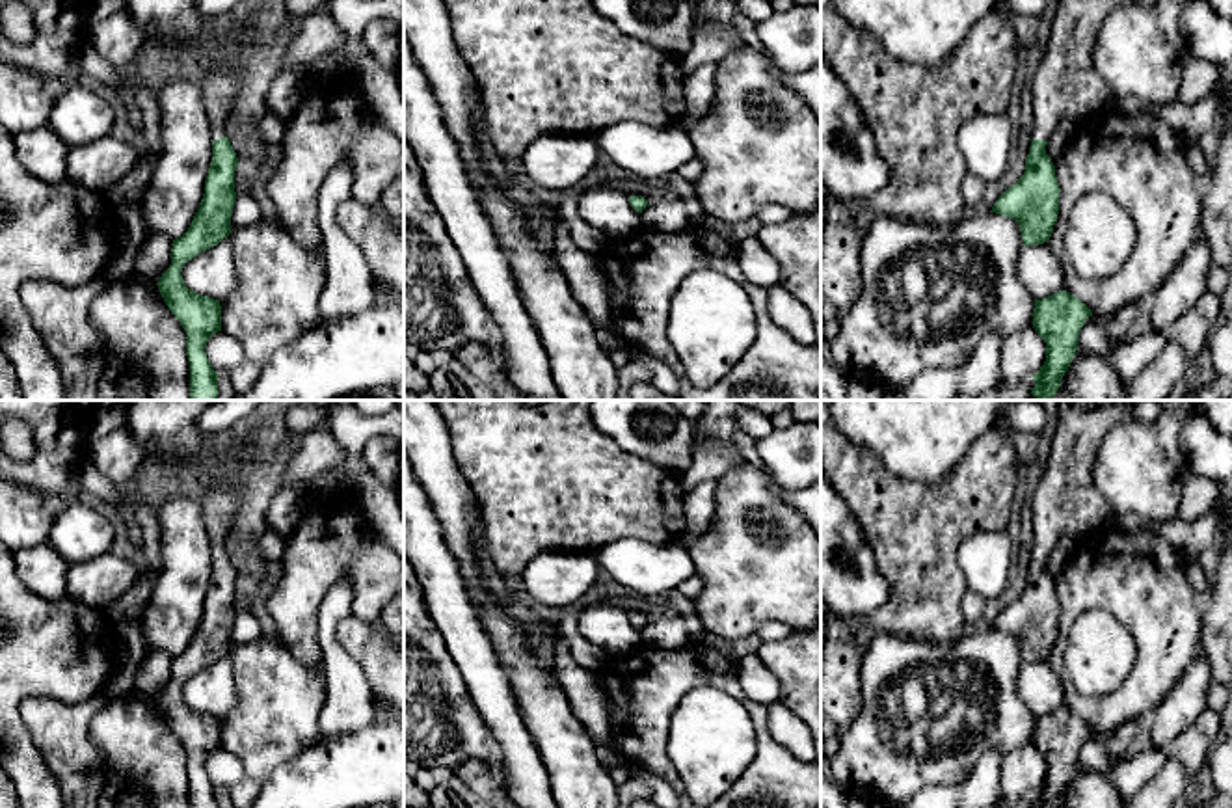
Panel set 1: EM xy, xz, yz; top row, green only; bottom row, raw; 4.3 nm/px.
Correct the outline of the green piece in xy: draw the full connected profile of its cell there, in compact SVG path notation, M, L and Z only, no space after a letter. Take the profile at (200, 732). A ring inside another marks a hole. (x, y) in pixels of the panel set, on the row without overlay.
M212 486L201 506L212 547L212 579L201 624L188 648L173 657L171 681L156 702L186 748L190 808L218 808L218 789L212 786L205 763L214 750L221 748L221 722L220 717L190 707L181 689L197 670L214 665L231 652L238 575L223 544L238 514L240 497L231 486Z

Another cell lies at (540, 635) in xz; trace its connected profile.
M480 519L473 534L473 551L482 568L482 581L488 590L499 599L510 616L519 624L527 639L529 652L538 663L556 680L555 672L555 648L558 629L553 622L540 620L525 603L521 603L506 586L506 575L493 564L488 553L486 525Z

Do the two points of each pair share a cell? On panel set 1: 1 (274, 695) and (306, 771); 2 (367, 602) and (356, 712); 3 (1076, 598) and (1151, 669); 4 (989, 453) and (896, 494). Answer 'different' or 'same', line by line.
1: different
2: different
3: same
4: same

